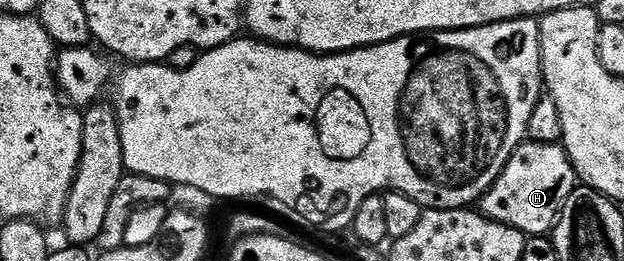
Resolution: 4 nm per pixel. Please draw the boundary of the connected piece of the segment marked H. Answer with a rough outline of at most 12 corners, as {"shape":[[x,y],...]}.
{"shape":[[525,140],[478,203],[544,236],[578,179],[563,145]]}

